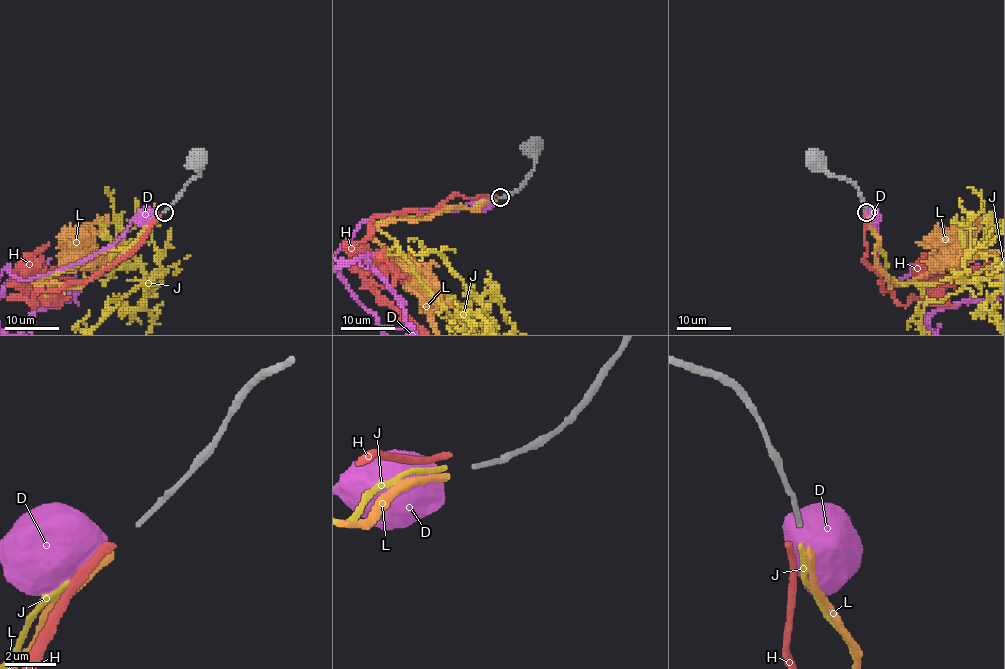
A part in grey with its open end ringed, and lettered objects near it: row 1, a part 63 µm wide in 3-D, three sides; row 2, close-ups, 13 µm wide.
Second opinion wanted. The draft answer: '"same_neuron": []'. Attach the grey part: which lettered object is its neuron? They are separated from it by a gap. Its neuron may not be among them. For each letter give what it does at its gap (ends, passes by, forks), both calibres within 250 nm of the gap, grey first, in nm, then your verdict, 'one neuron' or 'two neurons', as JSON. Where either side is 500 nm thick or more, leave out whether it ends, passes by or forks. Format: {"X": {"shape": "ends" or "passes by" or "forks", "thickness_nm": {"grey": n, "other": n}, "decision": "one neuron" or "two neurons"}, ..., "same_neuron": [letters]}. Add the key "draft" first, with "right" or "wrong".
{"draft": "right", "D": {"thickness_nm": {"grey": 170, "other": 950}, "decision": "two neurons"}, "H": {"shape": "ends", "thickness_nm": {"grey": 170, "other": 280}, "decision": "two neurons"}, "J": {"shape": "ends", "thickness_nm": {"grey": 170, "other": 200}, "decision": "two neurons"}, "L": {"shape": "ends", "thickness_nm": {"grey": 170, "other": 280}, "decision": "two neurons"}, "same_neuron": []}

